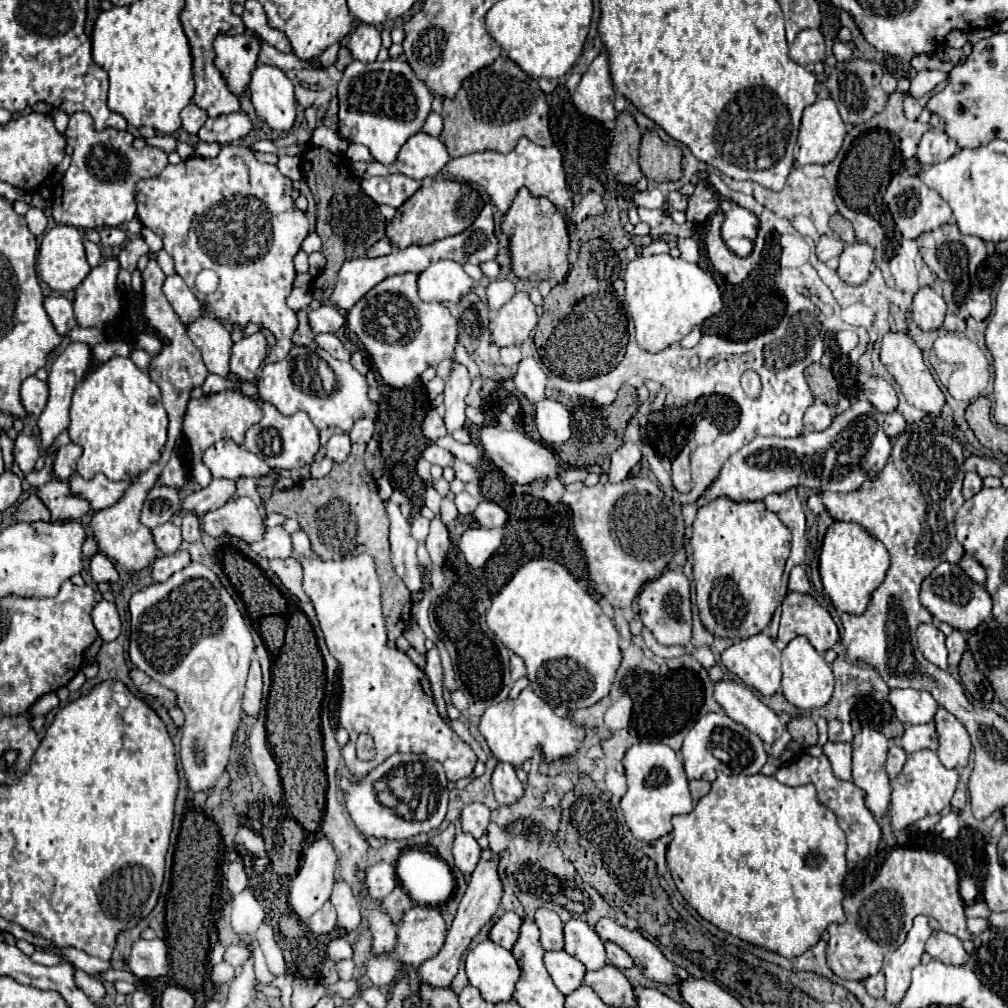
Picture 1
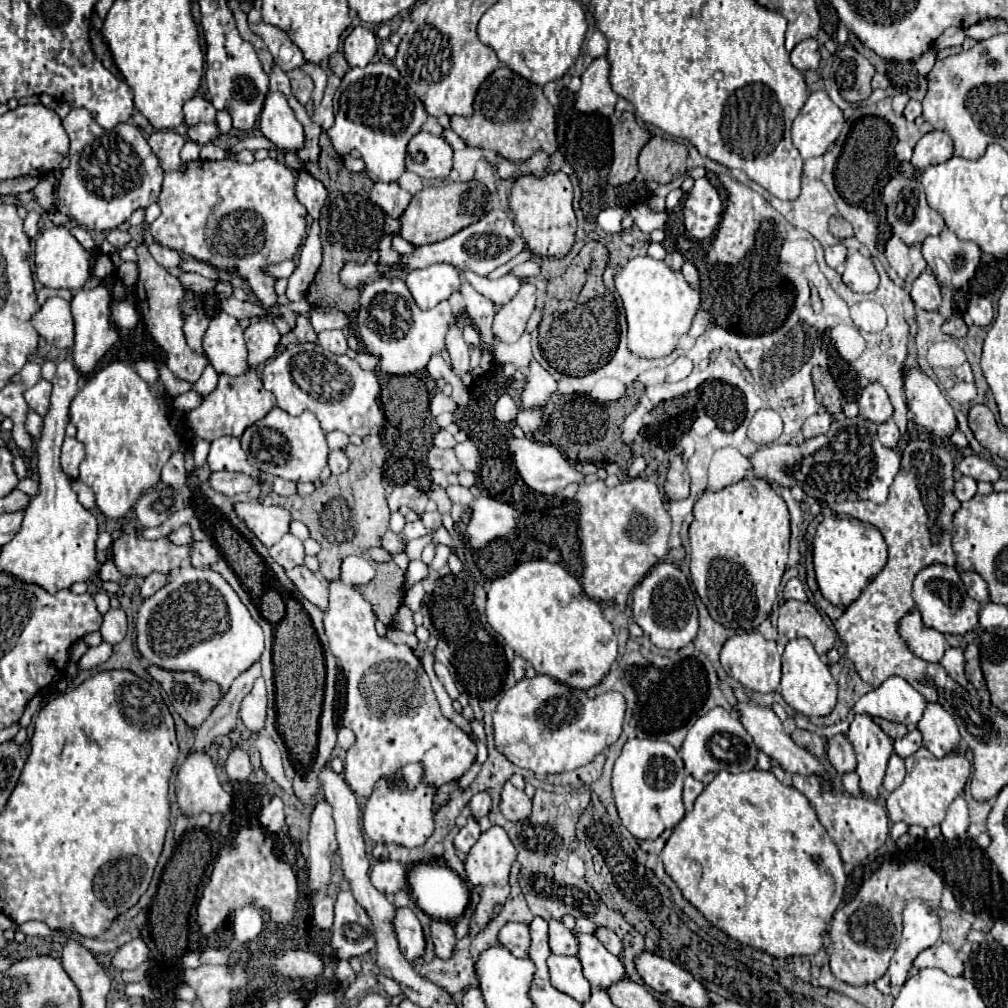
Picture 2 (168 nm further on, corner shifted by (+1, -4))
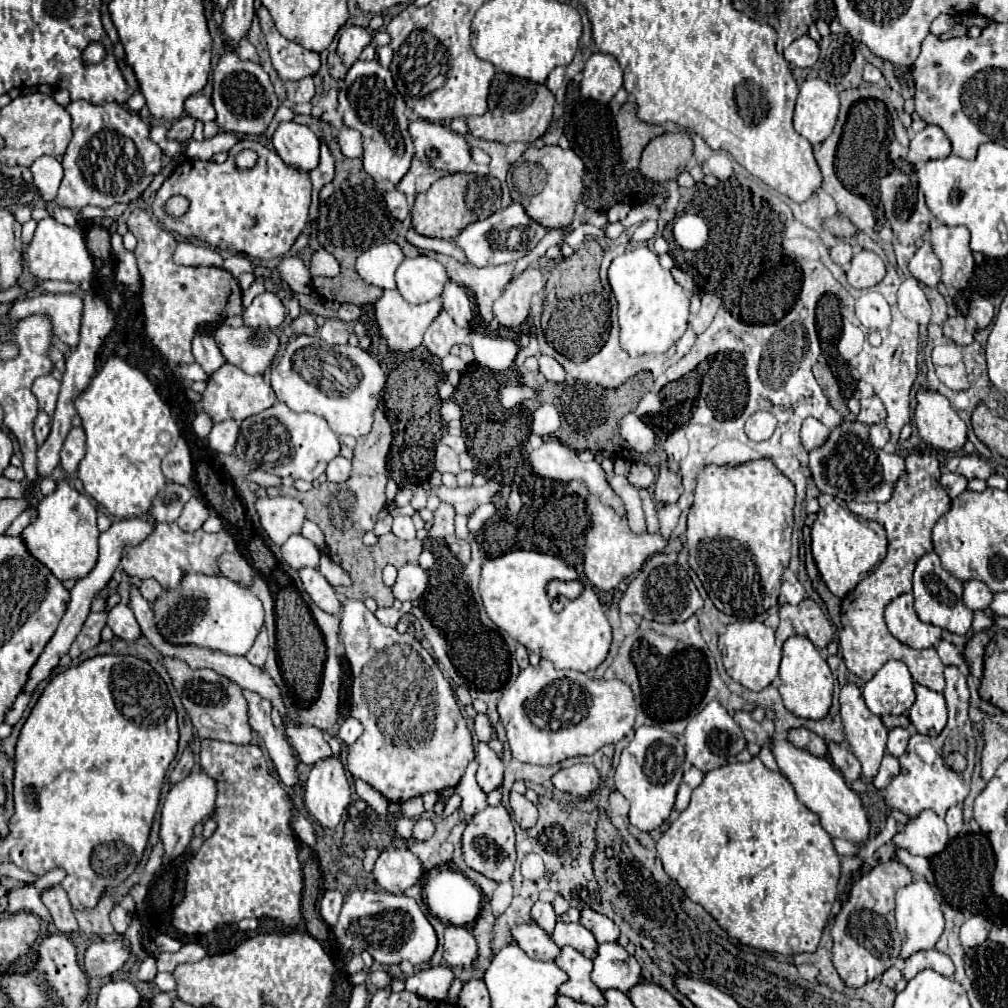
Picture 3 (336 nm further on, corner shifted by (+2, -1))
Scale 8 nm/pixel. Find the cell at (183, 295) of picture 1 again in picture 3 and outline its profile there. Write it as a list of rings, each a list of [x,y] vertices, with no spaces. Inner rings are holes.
[[[196,334],[194,336],[194,340],[192,340],[192,354],[194,354],[196,362],[204,368],[204,372],[208,376],[214,374],[226,362],[226,358],[222,356],[218,344],[208,334]]]

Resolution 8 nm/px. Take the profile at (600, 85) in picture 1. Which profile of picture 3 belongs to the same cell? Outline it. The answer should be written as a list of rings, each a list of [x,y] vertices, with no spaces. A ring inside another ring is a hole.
[[[594,52],[588,58],[582,74],[584,78],[580,84],[580,92],[584,98],[606,104],[622,88],[622,68],[618,60],[610,54]]]

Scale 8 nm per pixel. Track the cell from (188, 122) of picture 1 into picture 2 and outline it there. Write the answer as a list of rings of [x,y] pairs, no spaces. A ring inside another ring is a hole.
[[[195,95],[193,99],[189,99],[185,105],[183,105],[183,115],[185,115],[185,123],[189,127],[197,125],[197,123],[213,123],[215,121],[215,113],[217,109],[207,101],[203,99],[201,95]]]

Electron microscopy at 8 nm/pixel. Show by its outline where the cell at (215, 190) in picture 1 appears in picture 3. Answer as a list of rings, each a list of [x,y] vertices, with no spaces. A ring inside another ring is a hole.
[[[242,138],[230,148],[224,164],[190,158],[178,164],[156,192],[152,212],[162,226],[182,238],[196,238],[212,248],[232,248],[234,252],[242,252],[250,258],[278,258],[290,250],[308,224],[310,192],[312,184],[306,172],[286,168],[274,150],[266,148],[258,140]],[[244,148],[258,152],[258,166],[238,172],[234,168],[234,156]],[[174,194],[182,194],[190,200],[190,210],[182,216],[182,220],[174,220],[164,212],[164,202]]]

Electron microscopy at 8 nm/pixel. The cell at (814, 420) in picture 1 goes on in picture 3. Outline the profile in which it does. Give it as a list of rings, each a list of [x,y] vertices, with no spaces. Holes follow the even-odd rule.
[[[806,418],[804,424],[802,424],[802,432],[800,432],[800,438],[802,438],[802,446],[806,452],[814,450],[814,448],[820,448],[830,436],[830,430],[816,418]]]

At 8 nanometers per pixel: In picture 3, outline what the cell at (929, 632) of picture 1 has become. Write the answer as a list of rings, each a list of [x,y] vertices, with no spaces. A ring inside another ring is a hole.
[[[912,592],[896,596],[888,606],[886,606],[886,624],[888,630],[904,644],[912,648],[930,648],[940,642],[942,628],[924,624],[918,614],[914,612],[914,598]]]

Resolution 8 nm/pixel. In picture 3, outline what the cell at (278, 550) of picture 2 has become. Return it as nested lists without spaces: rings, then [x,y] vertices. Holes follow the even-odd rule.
[[[294,534],[282,544],[282,558],[286,564],[290,564],[294,570],[300,568],[318,568],[320,564],[320,552],[318,548],[304,536]]]

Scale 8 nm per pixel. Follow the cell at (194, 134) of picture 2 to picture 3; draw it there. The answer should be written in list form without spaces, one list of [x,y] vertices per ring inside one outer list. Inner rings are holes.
[[[182,116],[180,120],[176,120],[168,128],[168,138],[184,144],[184,142],[188,142],[192,138],[192,132],[194,132],[194,118],[192,116]]]

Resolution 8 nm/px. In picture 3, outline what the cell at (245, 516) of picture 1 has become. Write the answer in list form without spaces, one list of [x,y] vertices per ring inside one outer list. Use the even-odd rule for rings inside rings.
[[[258,498],[256,510],[270,540],[282,546],[292,534],[300,534],[304,506],[296,498]]]

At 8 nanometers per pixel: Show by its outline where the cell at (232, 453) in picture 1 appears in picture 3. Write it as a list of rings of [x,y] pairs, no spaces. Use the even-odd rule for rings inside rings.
[[[224,420],[224,422],[216,422],[208,434],[208,444],[214,452],[220,454],[232,454],[234,452],[234,444],[238,438],[238,422],[236,420]]]

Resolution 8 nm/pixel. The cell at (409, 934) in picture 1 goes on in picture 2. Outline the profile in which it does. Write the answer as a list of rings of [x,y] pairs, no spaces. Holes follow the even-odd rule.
[[[431,921],[431,941],[435,945],[435,955],[449,959],[455,949],[455,933],[447,921]]]

